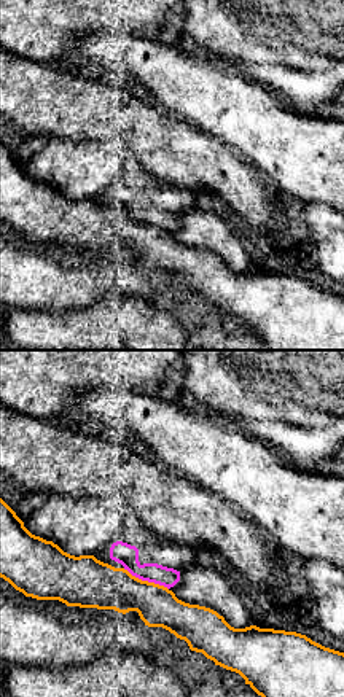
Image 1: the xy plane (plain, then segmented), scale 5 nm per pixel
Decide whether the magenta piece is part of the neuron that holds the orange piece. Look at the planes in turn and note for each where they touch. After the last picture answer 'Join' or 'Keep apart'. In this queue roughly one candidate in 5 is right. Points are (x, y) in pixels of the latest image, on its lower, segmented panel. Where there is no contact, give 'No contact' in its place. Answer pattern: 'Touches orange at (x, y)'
Touches orange at (145, 581)

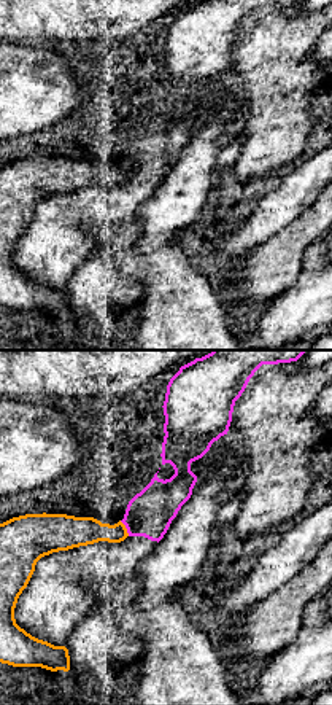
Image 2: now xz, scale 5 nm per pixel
Touches orange at (126, 529)

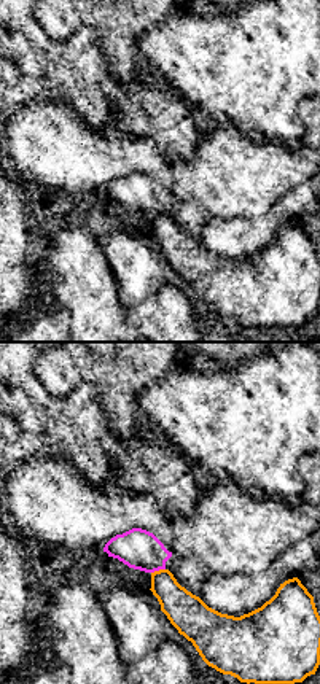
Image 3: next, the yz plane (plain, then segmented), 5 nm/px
Touches orange at (160, 570)

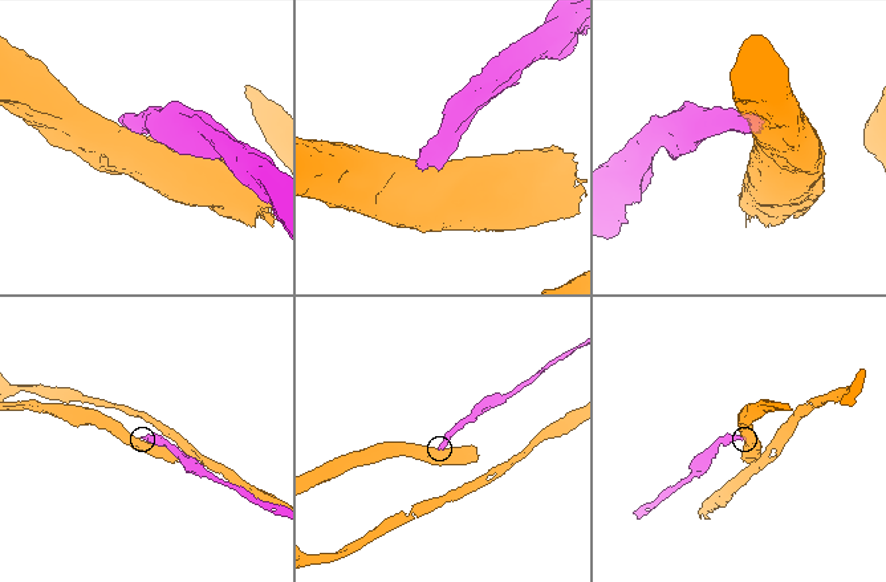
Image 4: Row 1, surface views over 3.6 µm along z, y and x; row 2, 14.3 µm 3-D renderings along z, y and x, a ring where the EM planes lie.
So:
Keep apart

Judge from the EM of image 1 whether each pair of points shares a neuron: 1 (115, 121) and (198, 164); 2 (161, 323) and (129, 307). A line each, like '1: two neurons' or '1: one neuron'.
1: one neuron
2: one neuron

